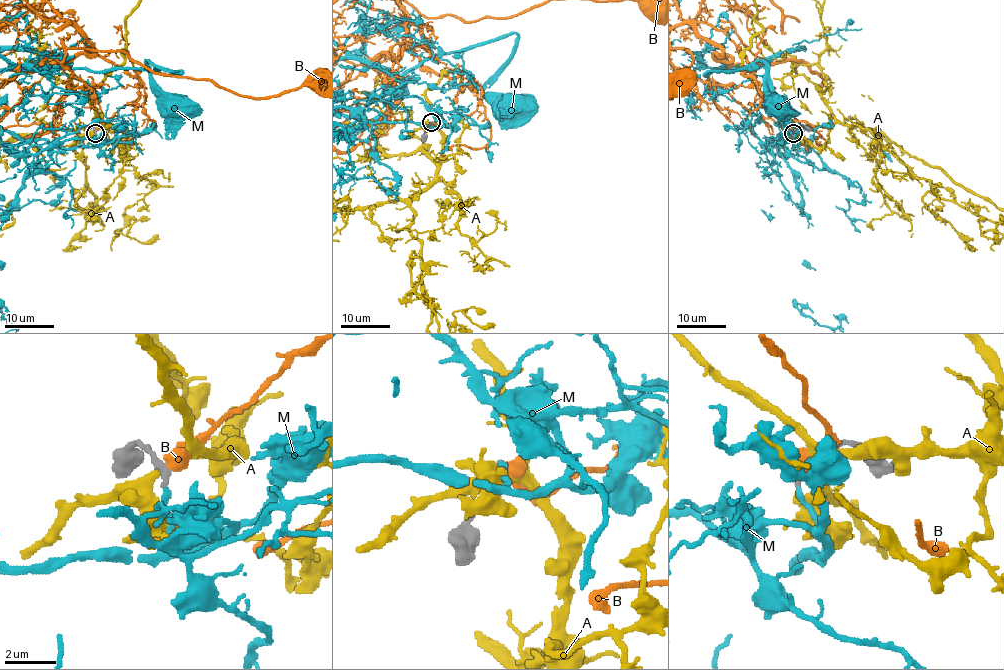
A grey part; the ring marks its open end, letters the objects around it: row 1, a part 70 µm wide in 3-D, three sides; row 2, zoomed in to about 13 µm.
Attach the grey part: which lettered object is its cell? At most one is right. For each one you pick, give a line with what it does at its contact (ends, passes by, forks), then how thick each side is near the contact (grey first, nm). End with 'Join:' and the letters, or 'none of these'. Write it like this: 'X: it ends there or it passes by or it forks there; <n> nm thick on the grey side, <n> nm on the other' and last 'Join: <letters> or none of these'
M: it ends there; 320 nm thick on the grey side, 190 nm on the other
Join: M

